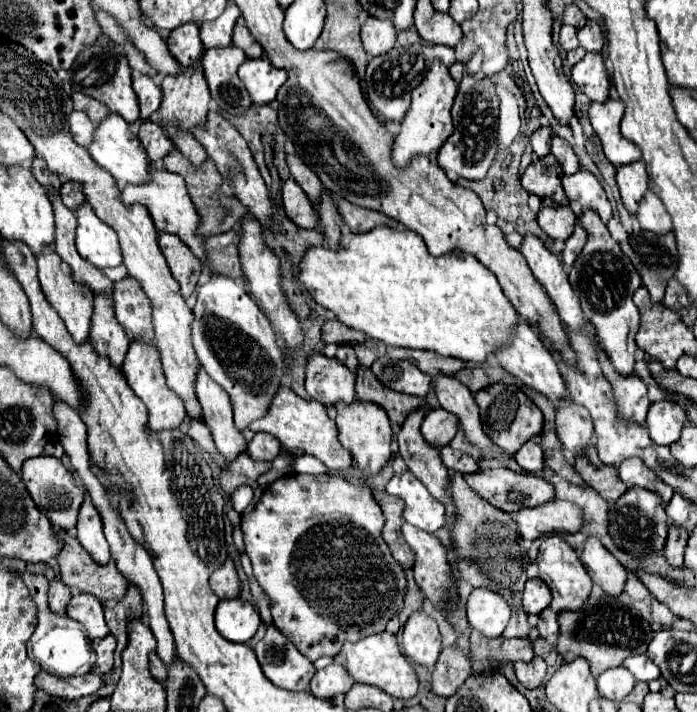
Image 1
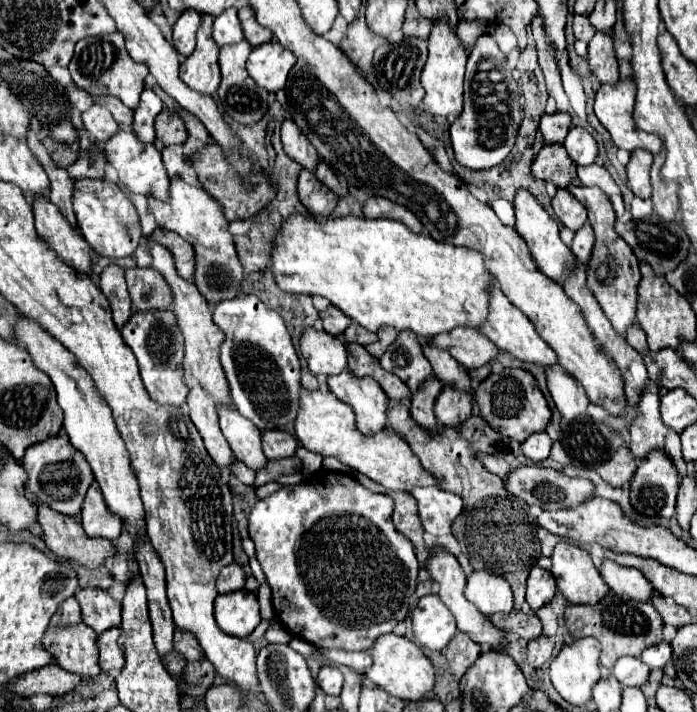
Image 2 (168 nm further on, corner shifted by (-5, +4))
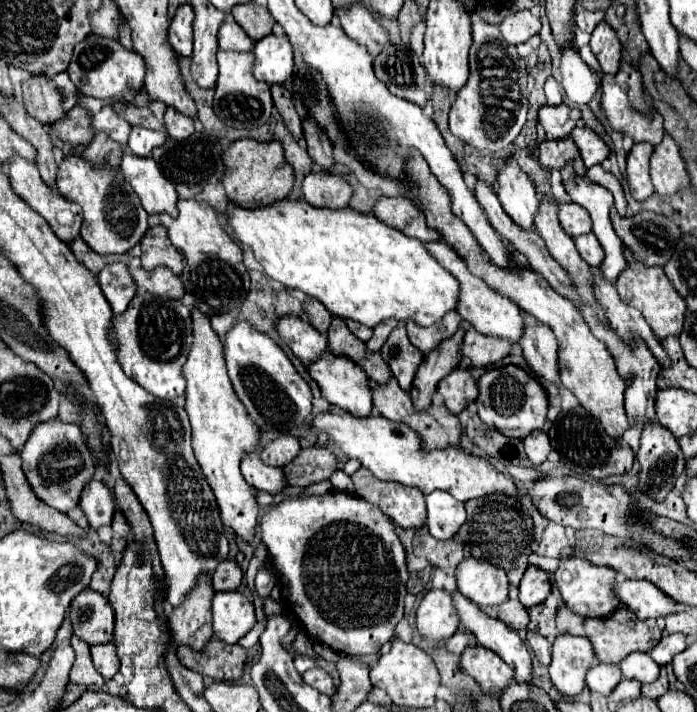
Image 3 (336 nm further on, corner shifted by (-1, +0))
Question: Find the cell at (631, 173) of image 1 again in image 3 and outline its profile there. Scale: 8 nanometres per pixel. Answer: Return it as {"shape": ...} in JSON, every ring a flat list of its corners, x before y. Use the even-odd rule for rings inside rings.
{"shape":[[637,142,633,144,629,156,627,156,627,180,629,188,635,200,649,198,655,190,649,178,649,158,653,154,653,146,649,142]]}

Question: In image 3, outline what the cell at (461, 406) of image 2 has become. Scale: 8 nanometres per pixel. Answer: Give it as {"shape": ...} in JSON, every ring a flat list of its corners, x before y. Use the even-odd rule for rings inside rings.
{"shape":[[455,368,449,376,445,376,439,386,437,386,439,394,443,396,443,402,445,406,453,412,453,414,459,414,469,402,473,402,479,394,477,390,477,382,475,378,471,376,469,368,467,370,461,370,461,368]]}

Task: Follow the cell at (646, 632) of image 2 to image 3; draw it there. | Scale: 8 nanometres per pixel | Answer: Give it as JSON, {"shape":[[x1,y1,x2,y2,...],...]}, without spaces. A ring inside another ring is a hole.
{"shape":[[621,608,607,618,585,618,585,632,595,648,599,662,613,662,613,664,621,662,627,654,631,654,635,650,649,652,653,646,659,644,659,640,663,636,663,632,661,632,661,628,657,628,655,620,639,620,635,616,635,612,631,612,627,608]]}

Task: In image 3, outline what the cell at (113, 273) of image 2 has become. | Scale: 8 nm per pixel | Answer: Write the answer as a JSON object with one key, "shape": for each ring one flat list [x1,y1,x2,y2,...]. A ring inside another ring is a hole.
{"shape":[[121,262,117,264,107,264,99,276,97,276,97,282,107,298,107,302,111,304,111,310,113,314,121,314,125,312,127,304,131,302,131,298,135,296,135,280,131,278,129,274,129,268]]}

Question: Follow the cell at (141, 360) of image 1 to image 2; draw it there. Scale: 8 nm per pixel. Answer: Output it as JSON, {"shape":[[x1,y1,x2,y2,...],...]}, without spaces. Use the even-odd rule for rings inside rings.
{"shape":[[149,312,149,316,133,314,125,328,121,330,125,344,133,350,145,390,151,400,161,406,181,406,185,404,187,388,181,380,181,356,183,356,183,340,181,332,177,332,177,324,173,324,173,312]]}

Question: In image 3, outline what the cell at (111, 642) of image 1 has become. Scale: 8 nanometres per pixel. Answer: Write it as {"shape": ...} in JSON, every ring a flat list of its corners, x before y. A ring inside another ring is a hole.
{"shape":[[113,642,91,646,91,656,93,656,93,664,95,664,97,672,103,678,109,680,119,672,119,656,117,656]]}

